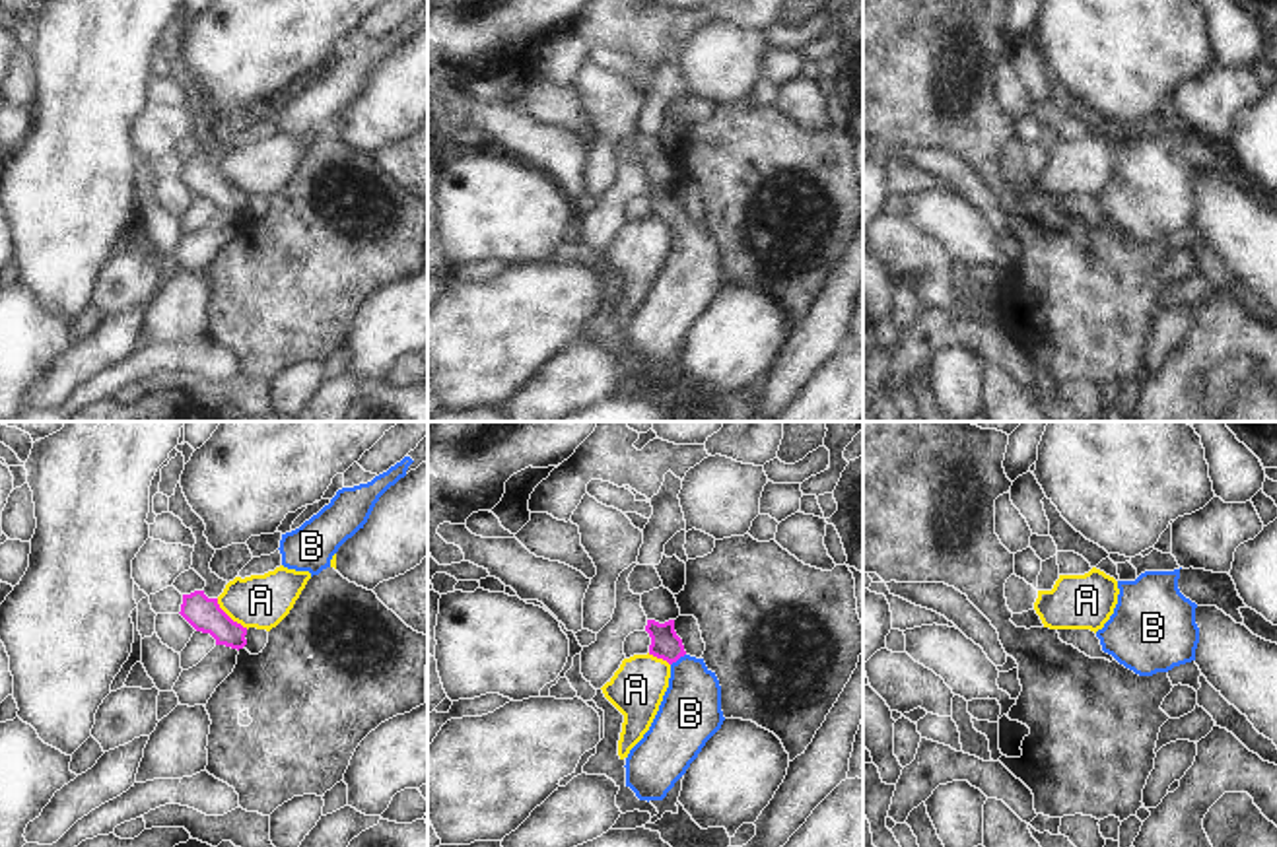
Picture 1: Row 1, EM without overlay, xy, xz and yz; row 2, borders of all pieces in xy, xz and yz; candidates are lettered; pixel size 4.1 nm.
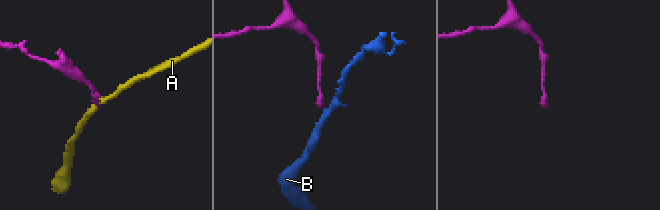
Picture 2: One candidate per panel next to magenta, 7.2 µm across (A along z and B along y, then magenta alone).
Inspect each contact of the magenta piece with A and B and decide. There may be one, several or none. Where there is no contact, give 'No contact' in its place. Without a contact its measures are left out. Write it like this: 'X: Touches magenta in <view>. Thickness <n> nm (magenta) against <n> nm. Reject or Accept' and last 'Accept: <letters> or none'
A: Touches magenta in xy. Thickness 140 nm (magenta) against 220 nm. Reject
B: Touches magenta in xz. Thickness 120 nm (magenta) against 260 nm. Accept
Accept: B.

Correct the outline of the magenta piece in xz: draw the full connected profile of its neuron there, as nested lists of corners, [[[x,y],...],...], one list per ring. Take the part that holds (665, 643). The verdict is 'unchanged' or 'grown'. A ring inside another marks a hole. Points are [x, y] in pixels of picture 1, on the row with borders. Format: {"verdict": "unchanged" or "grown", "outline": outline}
{"verdict": "grown", "outline": [[[647,620],[649,655],[671,664],[669,688],[659,711],[626,758],[626,787],[639,800],[663,800],[686,773],[706,742],[721,728],[721,686],[704,659],[690,657],[674,631],[674,620]]]}

